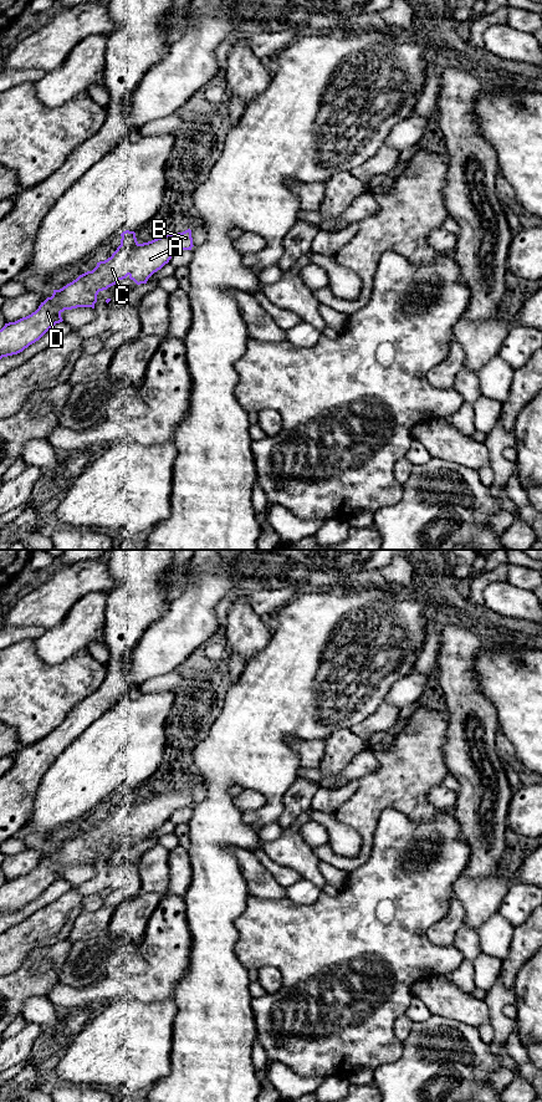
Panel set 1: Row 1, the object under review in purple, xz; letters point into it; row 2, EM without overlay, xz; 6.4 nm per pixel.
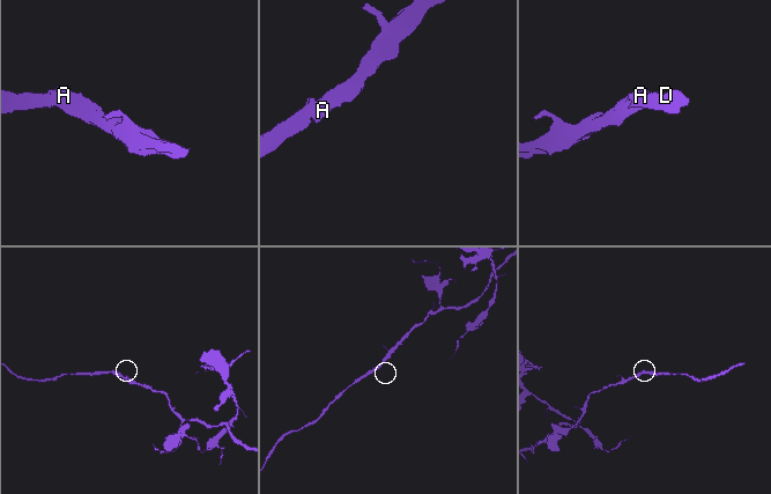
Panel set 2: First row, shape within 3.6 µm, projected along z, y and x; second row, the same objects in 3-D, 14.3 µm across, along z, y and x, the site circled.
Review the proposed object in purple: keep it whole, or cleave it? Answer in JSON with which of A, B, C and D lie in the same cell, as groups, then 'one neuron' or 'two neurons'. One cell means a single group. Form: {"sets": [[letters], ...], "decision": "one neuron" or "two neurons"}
{"sets": [["A", "B", "C", "D"]], "decision": "one neuron"}

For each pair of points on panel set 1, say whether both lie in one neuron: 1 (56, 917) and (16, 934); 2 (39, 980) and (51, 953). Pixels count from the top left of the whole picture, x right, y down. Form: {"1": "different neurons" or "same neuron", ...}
{"1": "same neuron", "2": "same neuron"}

